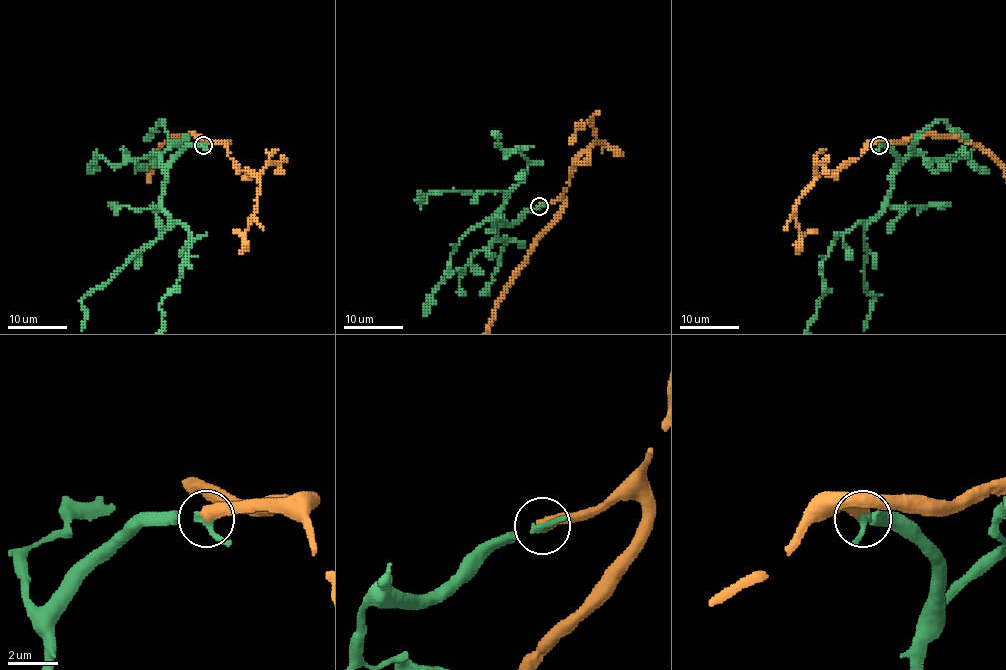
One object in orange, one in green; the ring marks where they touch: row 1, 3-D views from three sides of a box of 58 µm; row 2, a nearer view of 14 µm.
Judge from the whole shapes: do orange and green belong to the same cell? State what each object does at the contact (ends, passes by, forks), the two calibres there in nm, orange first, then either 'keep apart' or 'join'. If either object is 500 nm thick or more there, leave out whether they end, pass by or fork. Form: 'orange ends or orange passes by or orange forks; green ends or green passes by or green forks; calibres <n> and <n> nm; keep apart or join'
orange ends; green passes by; calibres 480 and 240 nm; join

